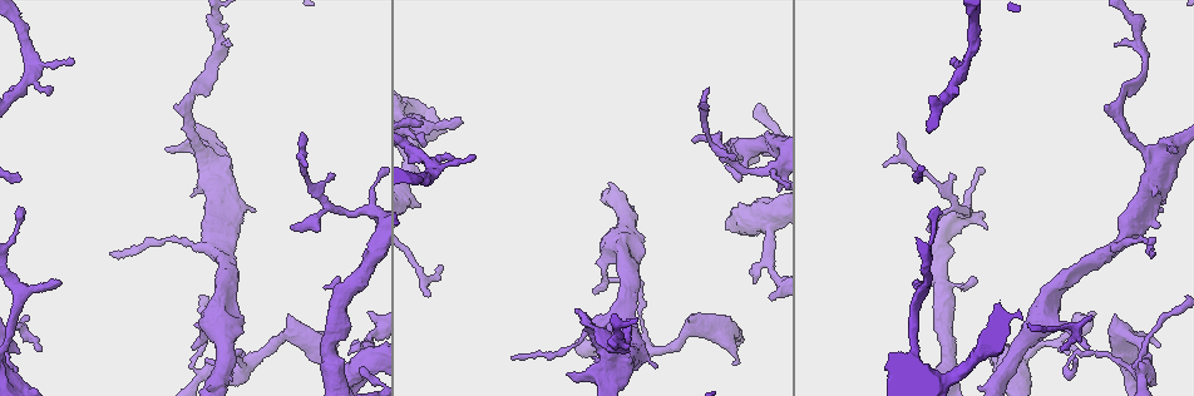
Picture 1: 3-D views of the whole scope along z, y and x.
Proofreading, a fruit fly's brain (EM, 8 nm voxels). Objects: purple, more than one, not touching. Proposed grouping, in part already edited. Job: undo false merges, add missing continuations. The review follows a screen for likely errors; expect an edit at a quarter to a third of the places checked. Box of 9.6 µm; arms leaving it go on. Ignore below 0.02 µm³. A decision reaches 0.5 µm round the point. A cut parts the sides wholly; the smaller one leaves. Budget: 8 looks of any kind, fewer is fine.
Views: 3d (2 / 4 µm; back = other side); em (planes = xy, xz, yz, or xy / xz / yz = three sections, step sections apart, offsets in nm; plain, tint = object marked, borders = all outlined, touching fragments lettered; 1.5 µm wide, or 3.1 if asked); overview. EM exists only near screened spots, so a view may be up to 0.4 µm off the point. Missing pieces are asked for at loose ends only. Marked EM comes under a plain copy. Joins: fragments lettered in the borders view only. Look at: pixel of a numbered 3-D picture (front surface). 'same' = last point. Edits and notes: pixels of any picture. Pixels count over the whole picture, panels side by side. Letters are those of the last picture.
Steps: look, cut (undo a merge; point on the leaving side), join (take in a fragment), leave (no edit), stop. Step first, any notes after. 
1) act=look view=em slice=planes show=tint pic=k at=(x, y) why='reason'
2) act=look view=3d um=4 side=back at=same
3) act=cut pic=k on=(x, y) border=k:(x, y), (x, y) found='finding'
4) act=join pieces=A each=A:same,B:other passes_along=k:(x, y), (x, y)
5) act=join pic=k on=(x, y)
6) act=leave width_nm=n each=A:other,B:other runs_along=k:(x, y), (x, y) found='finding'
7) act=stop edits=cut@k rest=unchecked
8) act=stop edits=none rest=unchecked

act=look view=3d um=4 pic=1 at=(165, 238) why='a narrow waist'

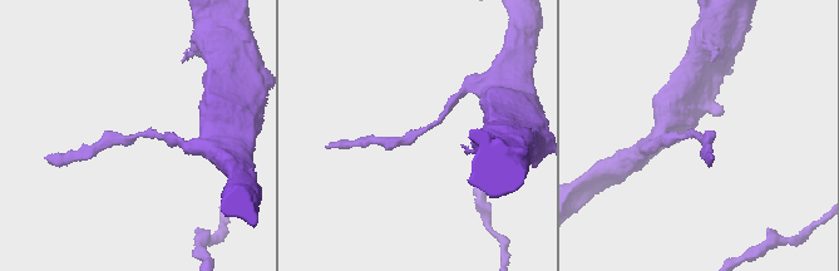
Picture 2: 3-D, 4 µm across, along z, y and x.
act=look view=em slice=planes show=borders pic=2 at=(139, 136)

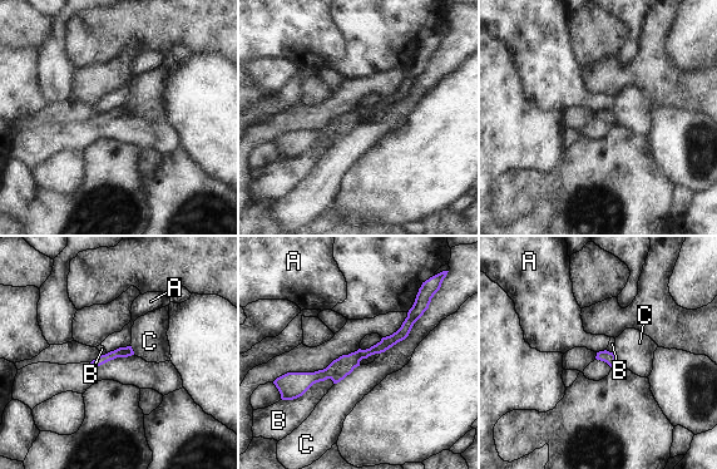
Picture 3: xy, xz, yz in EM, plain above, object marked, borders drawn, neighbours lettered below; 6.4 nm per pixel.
act=leave longest_contact=C:440nm each=A:other,B:other,C:other runs_along=3:(419, 312), (336, 371), (288, 383) found='one neuron here'

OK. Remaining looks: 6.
act=look view=3d um=4 pic=1 at=(332, 177) why='branch stops here'

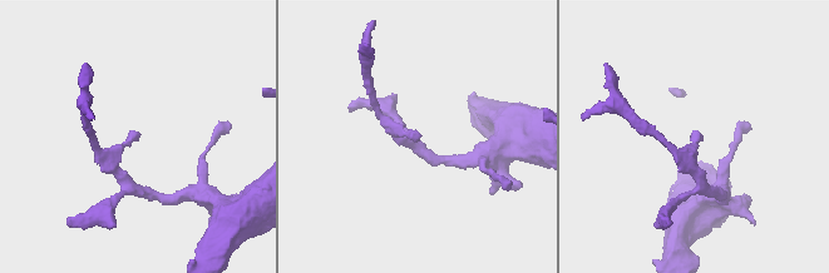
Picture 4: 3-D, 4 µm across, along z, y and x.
act=look view=em slice=xy step=8 show=borders pic=4 at=(702, 139)

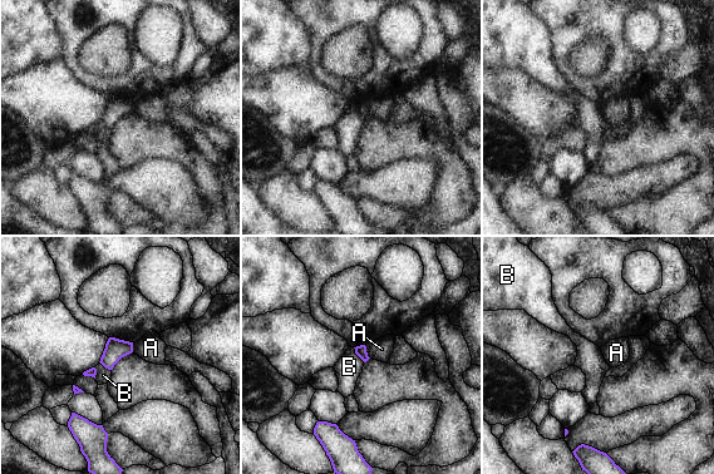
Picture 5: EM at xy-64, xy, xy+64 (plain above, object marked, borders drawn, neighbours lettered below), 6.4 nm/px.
act=look view=em slice=planes show=borders at=same

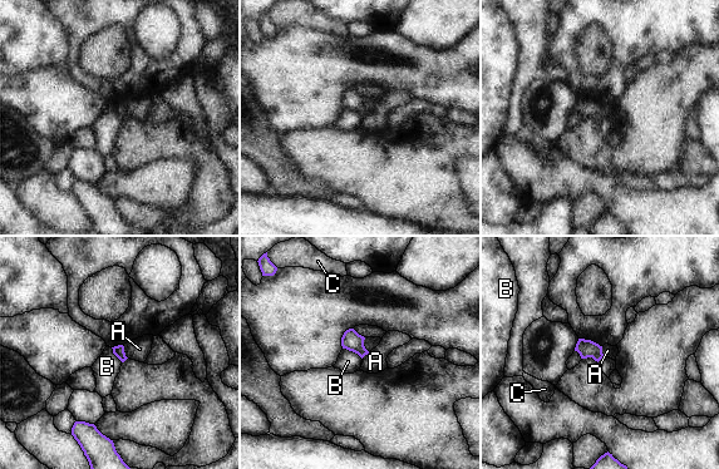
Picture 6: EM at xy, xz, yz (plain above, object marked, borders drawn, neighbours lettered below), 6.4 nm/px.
act=leave each=A:other,B:other,C:other border=6:(343, 347), (354, 351), (362, 359) found='no lettered fragment goes on from it'

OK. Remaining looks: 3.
act=look view=3d um=2 pic=1 at=(452, 157) why='an open end'

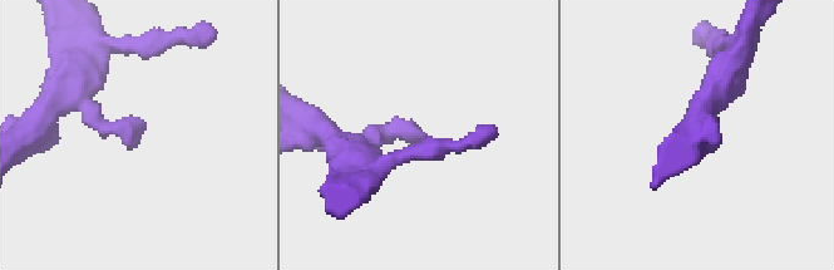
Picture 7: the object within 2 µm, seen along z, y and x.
act=look view=em slice=planes show=tint pic=7 at=(138, 140) why='need the tissue'

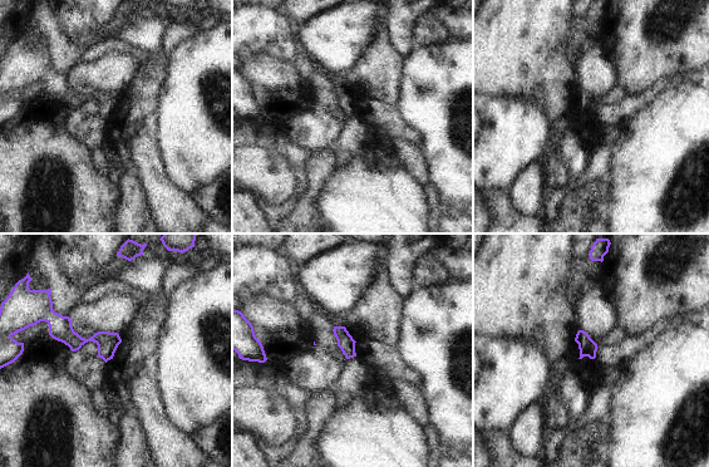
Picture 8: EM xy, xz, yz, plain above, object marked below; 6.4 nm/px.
act=look view=em slice=planes show=borders at=same why='see the neighbours'

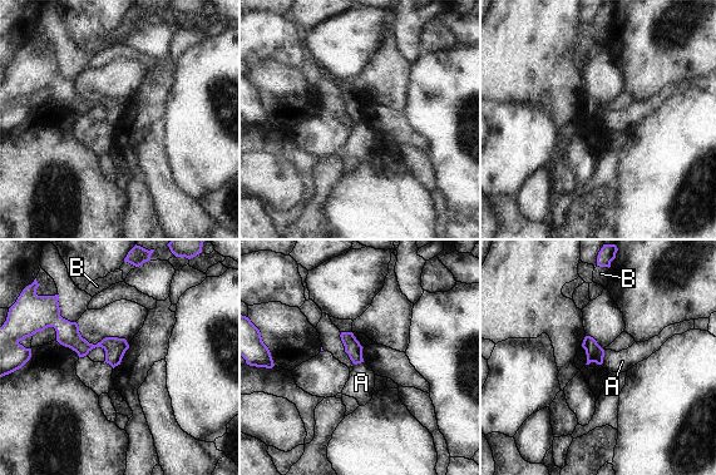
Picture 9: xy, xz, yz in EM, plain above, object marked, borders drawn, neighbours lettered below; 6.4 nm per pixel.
act=leave each=A:other,B:other found='no lettered fragment goes on from it'

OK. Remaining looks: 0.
act=stop edits=none rest=unchecked

